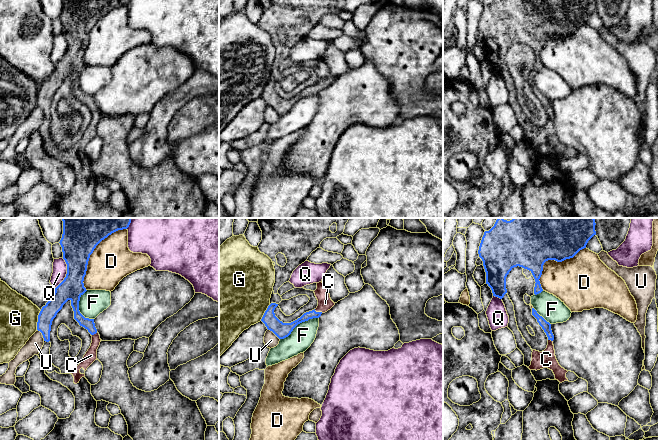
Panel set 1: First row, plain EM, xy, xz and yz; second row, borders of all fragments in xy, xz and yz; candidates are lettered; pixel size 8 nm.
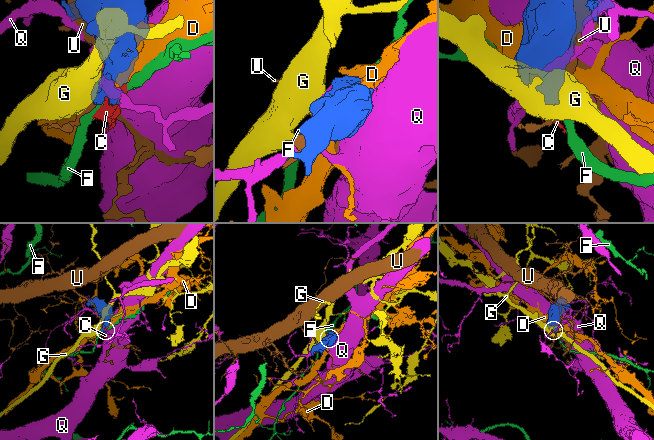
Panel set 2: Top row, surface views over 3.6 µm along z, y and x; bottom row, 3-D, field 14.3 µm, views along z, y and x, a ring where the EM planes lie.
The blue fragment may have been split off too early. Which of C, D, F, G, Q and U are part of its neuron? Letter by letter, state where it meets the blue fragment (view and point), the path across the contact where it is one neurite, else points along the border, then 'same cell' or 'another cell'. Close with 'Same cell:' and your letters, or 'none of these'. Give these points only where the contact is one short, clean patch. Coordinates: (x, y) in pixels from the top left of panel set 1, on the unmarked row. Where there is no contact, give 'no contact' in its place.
C: contact xz (318, 88); same cell
D: contact xy (92, 28); another cell
F: contact xz (298, 99); another cell
G: contact xy (38, 96); border xy (41, 86), (38, 91), (36, 105); another cell
Q: contact xy (67, 49); another cell
U: contact xy (42, 110); another cell
Same cell: C

